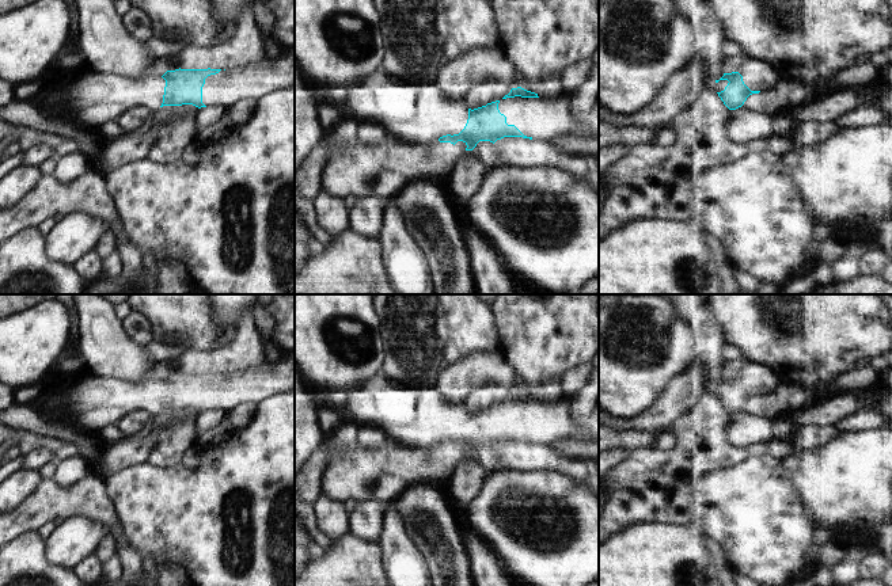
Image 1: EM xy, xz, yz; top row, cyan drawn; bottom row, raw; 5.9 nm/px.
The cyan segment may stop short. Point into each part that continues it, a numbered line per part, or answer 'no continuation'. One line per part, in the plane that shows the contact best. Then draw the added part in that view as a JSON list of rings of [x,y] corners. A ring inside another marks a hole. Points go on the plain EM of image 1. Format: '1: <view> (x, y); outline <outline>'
1: xz (421, 418); outline [[[373,376],[348,391],[338,419],[379,427],[388,440],[428,449],[443,440],[459,438],[467,427],[468,410],[434,389],[417,389]]]
2: xz (541, 422); outline [[[563,392],[555,403],[547,402],[506,402],[498,407],[498,414],[506,421],[508,429],[515,429],[524,440],[536,444],[547,444],[555,438],[569,435],[576,429],[576,422],[572,416],[573,392]]]

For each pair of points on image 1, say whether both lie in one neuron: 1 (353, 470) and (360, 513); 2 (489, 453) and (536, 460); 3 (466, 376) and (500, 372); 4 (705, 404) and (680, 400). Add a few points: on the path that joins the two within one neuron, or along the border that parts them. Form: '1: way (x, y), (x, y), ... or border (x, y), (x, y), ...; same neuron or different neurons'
1: border (384, 502), (359, 501), (349, 505); different neurons
2: border (493, 448), (501, 460), (503, 468); different neurons
3: way (474, 372), (492, 372); same neuron
4: border (705, 372), (706, 387), (698, 400), (672, 423); different neurons

